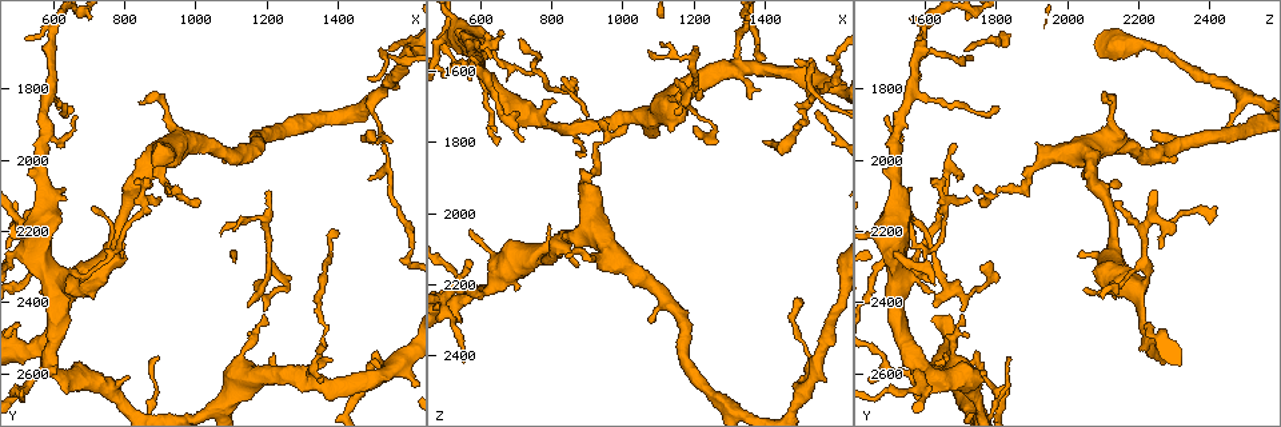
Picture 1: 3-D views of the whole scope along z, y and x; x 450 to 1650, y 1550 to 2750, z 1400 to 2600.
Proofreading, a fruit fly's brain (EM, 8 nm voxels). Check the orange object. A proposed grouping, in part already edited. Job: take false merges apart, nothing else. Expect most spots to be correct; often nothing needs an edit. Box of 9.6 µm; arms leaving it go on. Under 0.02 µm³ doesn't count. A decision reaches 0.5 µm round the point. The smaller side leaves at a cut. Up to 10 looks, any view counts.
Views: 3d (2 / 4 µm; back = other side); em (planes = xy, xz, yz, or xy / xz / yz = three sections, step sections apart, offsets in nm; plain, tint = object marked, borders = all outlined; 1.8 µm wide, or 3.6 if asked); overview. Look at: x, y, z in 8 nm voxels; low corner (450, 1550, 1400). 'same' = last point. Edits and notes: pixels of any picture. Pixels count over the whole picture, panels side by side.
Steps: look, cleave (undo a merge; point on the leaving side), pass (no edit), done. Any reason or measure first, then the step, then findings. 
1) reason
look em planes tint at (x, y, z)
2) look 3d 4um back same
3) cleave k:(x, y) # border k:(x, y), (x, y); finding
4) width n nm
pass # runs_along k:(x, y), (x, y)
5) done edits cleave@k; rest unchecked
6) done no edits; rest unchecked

three-way junction
look 3d 2um at (1190, 2400, 1710)

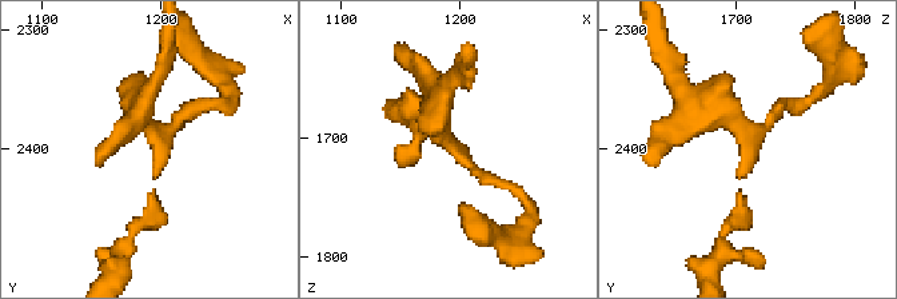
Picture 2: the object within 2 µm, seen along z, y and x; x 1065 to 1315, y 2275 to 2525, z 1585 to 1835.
look em planes tint at (1198, 2392, 1708)

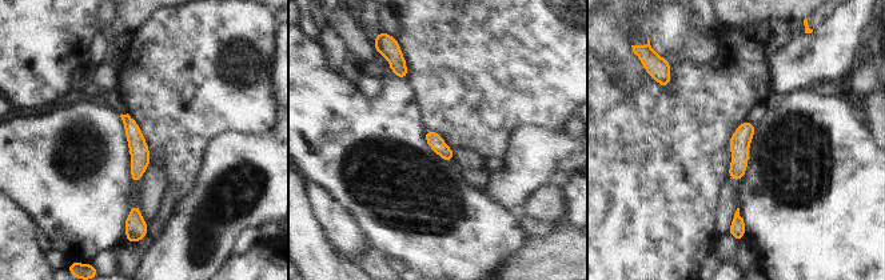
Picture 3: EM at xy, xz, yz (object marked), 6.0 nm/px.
pass # one neuron here

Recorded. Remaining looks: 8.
small branch off a trunk
look 3d 2um at (1520, 1810, 2500)

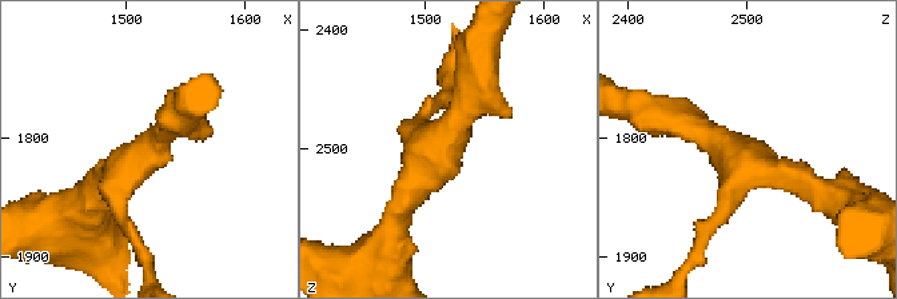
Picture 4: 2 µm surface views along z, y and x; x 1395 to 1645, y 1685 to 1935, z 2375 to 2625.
arms 3; now the EM
look em planes tint at (1510, 1816, 2496)

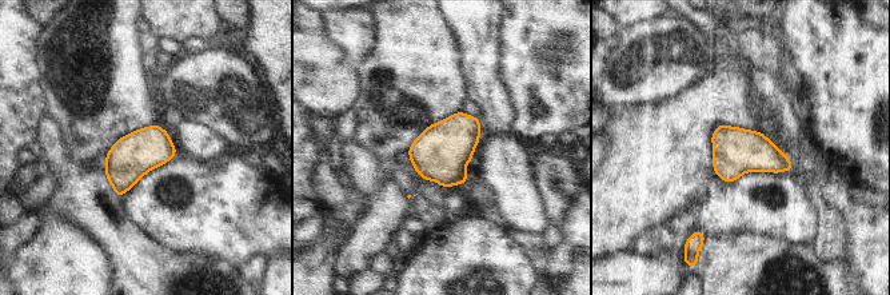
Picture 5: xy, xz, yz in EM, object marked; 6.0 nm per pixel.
pass # all the same neuron

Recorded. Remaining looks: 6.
look em planes tint at (590, 2340, 1530)

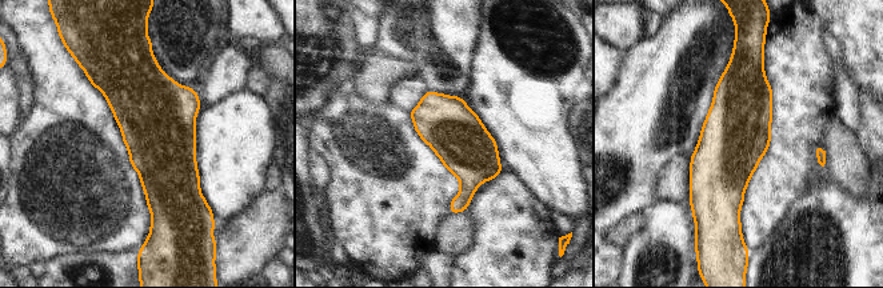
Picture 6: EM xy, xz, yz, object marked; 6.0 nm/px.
width 340 nm
pass # one neuron here

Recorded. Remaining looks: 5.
a narrow waist
look 3d 2um at (590, 2300, 2220)

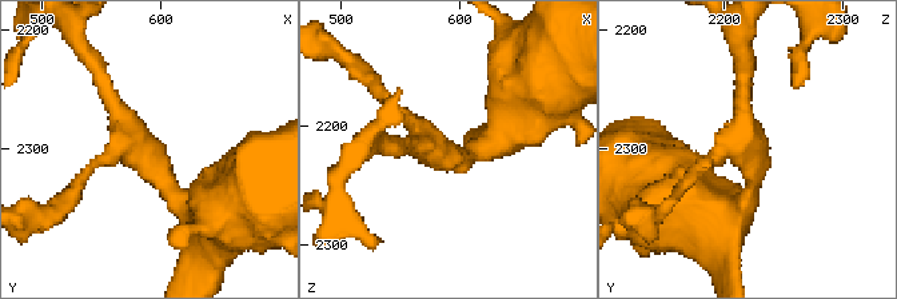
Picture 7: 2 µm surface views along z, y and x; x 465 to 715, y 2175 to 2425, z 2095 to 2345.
arms 3
look em planes tint at (578, 2292, 2220)

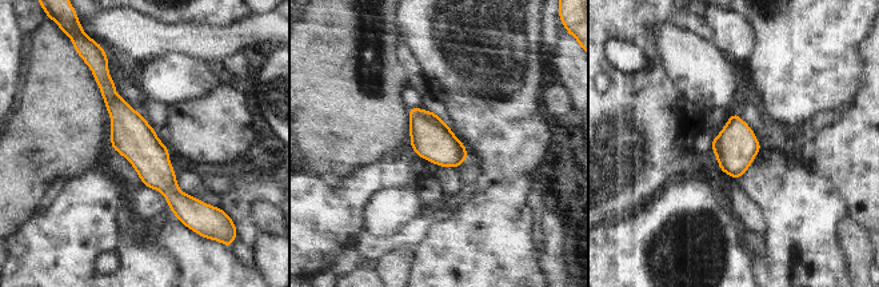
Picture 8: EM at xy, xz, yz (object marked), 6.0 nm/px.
width 240 nm
pass # runs_along 8:(99, 76), (182, 212); one neuron here

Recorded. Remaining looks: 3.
done no edits; rest unchecked

